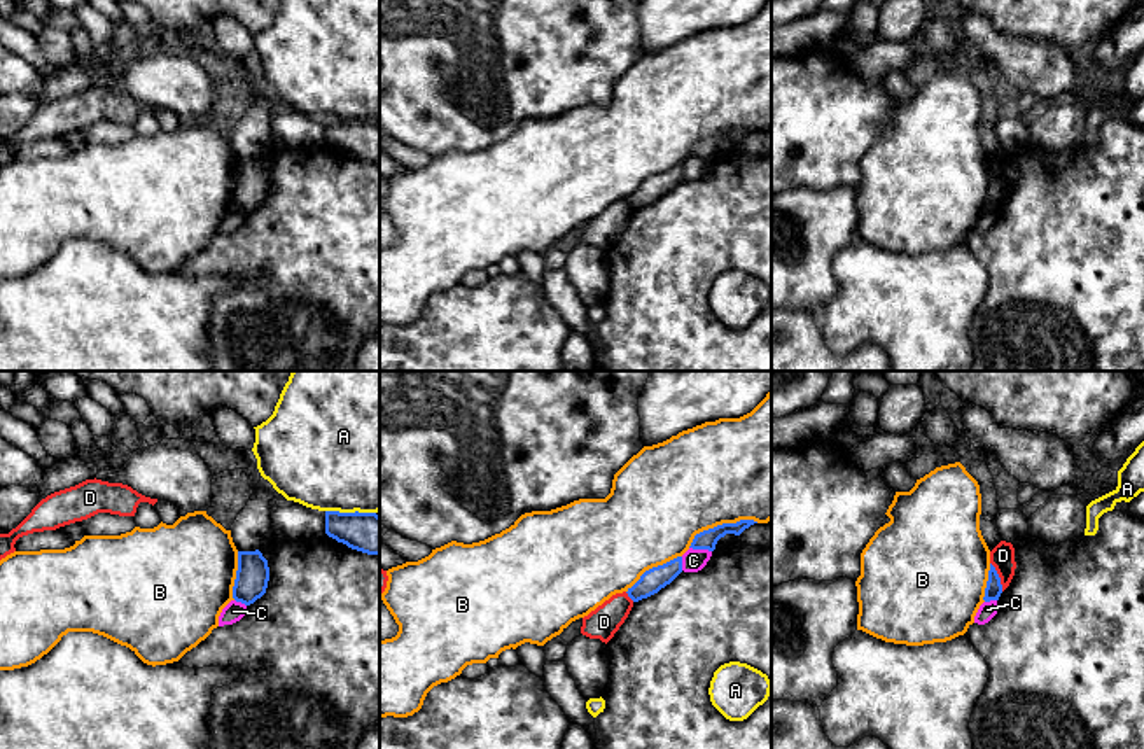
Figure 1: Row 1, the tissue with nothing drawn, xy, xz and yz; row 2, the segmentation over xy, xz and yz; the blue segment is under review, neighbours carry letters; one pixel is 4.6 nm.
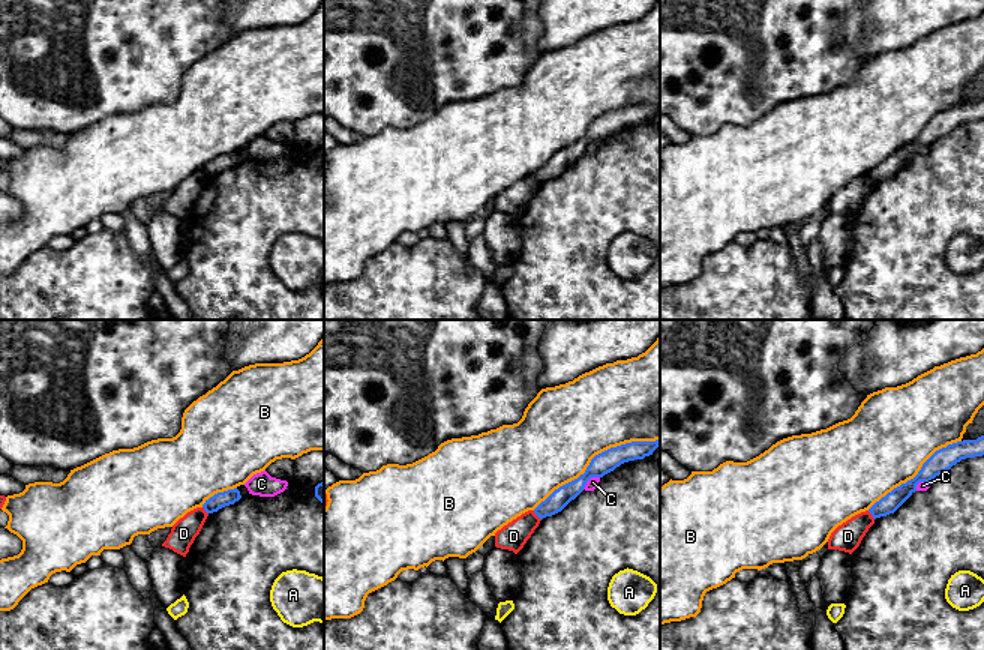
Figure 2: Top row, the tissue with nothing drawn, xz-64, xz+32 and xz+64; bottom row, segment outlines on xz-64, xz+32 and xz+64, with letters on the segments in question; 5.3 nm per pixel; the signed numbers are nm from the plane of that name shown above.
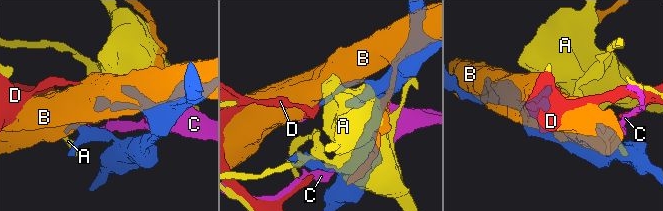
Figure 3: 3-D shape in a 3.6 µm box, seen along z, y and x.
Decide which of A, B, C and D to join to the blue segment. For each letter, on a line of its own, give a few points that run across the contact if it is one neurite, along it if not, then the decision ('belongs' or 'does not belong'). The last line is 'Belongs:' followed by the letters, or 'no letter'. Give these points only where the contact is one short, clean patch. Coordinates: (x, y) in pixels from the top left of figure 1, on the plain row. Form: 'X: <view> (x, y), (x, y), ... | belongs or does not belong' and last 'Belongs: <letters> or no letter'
A: does not belong
B: does not belong
C: does not belong
D: yz (990, 170), (1003, 198) | does not belong
Belongs: no letter

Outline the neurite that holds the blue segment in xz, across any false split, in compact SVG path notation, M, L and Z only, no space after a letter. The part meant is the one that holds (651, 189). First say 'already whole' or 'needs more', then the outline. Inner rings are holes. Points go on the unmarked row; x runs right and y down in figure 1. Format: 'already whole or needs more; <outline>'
already whole; M677 164L663 173L645 178L640 187L628 196L628 205L633 210L647 206L670 192L682 180L682 164Z

